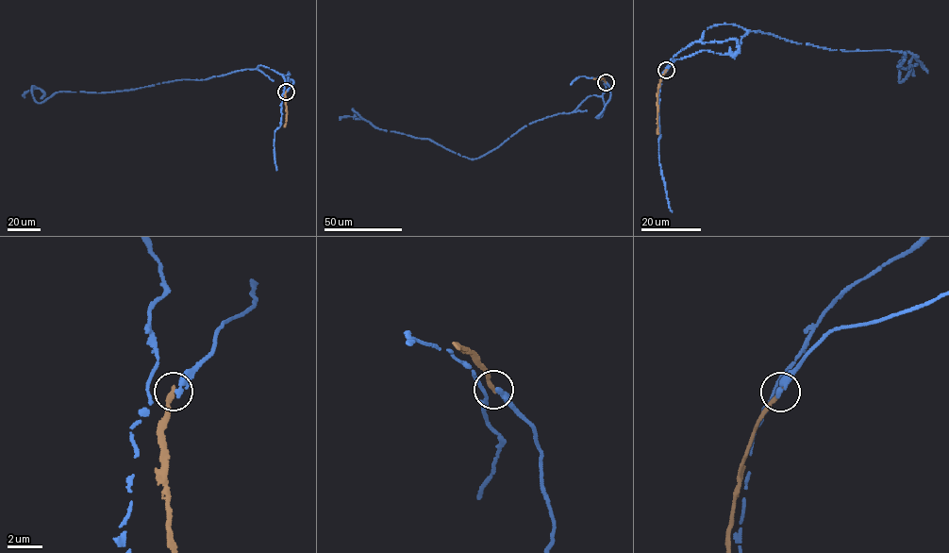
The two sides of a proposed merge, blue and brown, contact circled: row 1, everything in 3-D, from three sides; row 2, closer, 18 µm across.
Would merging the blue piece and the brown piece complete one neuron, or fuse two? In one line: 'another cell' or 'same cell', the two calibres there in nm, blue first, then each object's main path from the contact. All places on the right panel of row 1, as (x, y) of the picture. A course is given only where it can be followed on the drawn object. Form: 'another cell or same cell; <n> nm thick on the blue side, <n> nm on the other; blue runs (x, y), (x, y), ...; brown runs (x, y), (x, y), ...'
another cell; 320 nm thick on the blue side, 240 nm on the other; blue runs (666, 71), (736, 54), (700, 41), (731, 24), (904, 53), (901, 82), (910, 52), (914, 75); brown runs (666, 71), (657, 94), (657, 133)

